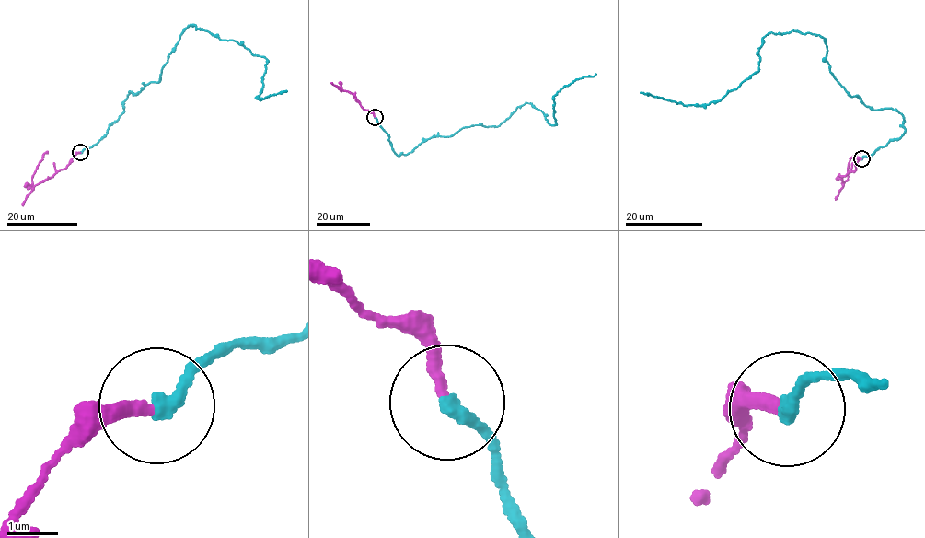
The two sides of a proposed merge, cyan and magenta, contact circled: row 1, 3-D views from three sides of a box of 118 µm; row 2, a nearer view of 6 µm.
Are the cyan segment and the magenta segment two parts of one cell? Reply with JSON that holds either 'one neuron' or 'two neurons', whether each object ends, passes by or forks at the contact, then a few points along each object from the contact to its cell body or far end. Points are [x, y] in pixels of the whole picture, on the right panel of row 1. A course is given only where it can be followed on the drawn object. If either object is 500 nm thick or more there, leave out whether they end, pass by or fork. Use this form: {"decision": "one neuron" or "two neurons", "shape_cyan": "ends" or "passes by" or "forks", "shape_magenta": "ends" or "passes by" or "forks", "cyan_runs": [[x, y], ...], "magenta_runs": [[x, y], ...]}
{"decision": "one neuron", "shape_cyan": "ends", "shape_magenta": "ends", "cyan_runs": [[861, 158], [898, 140], [903, 115], [845, 90], [818, 35], [762, 38], [758, 71], [720, 99], [641, 91]], "magenta_runs": [[861, 158], [854, 171], [843, 176], [843, 181], [848, 179], [849, 161], [861, 150]]}

